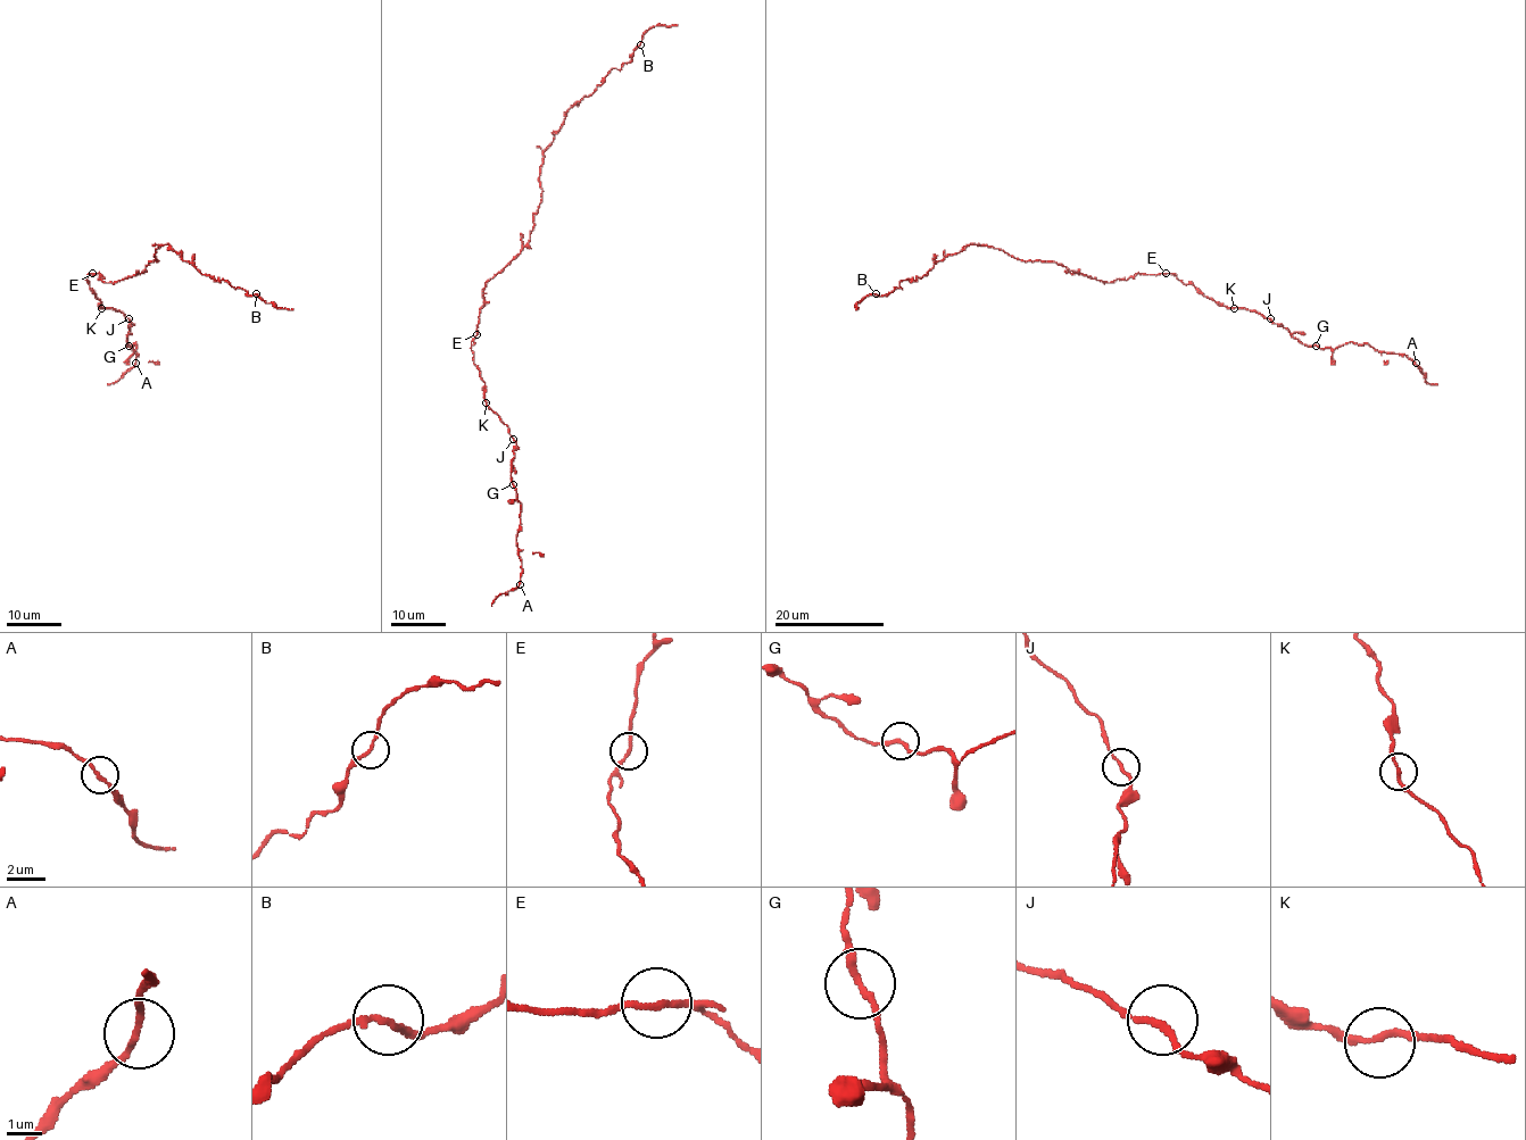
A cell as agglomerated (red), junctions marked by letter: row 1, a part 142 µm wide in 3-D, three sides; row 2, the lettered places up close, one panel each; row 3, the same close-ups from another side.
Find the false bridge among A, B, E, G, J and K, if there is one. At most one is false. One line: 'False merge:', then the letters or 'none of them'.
False merge: none of them

